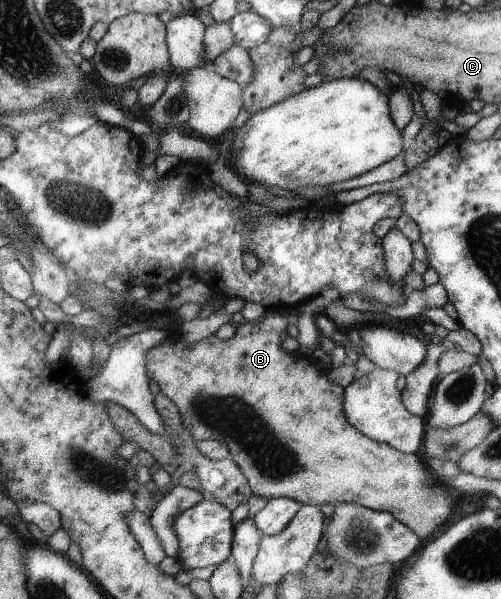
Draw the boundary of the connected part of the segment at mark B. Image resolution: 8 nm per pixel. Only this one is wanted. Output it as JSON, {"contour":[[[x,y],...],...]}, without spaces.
{"contour":[[[289,309],[265,310],[265,314],[253,323],[242,323],[237,327],[237,335],[234,339],[224,341],[219,339],[216,334],[196,345],[186,345],[186,342],[180,338],[178,341],[170,339],[160,343],[158,347],[150,349],[146,353],[146,363],[148,363],[148,371],[153,384],[157,384],[164,395],[168,395],[174,404],[177,405],[182,413],[182,421],[184,427],[193,433],[193,437],[198,441],[217,440],[224,442],[230,449],[231,458],[241,467],[244,475],[250,483],[252,492],[256,496],[262,498],[278,498],[290,497],[296,499],[303,505],[311,504],[314,506],[330,505],[336,503],[356,503],[357,505],[372,509],[373,511],[384,511],[387,514],[394,515],[407,527],[416,533],[424,542],[430,540],[434,533],[440,527],[448,527],[454,523],[457,517],[460,495],[455,493],[448,485],[445,485],[442,480],[426,465],[421,454],[406,454],[402,451],[397,451],[395,448],[389,447],[387,444],[378,442],[363,435],[362,432],[355,429],[347,419],[344,413],[344,391],[338,383],[328,379],[328,365],[315,360],[313,356],[303,354],[302,352],[288,353],[282,349],[282,343],[288,336],[288,315]]]}

